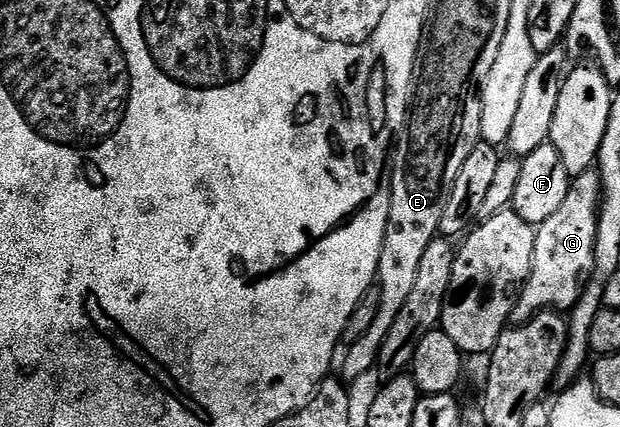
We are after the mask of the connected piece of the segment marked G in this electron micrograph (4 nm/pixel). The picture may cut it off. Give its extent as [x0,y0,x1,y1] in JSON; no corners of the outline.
[511,170,601,325]

